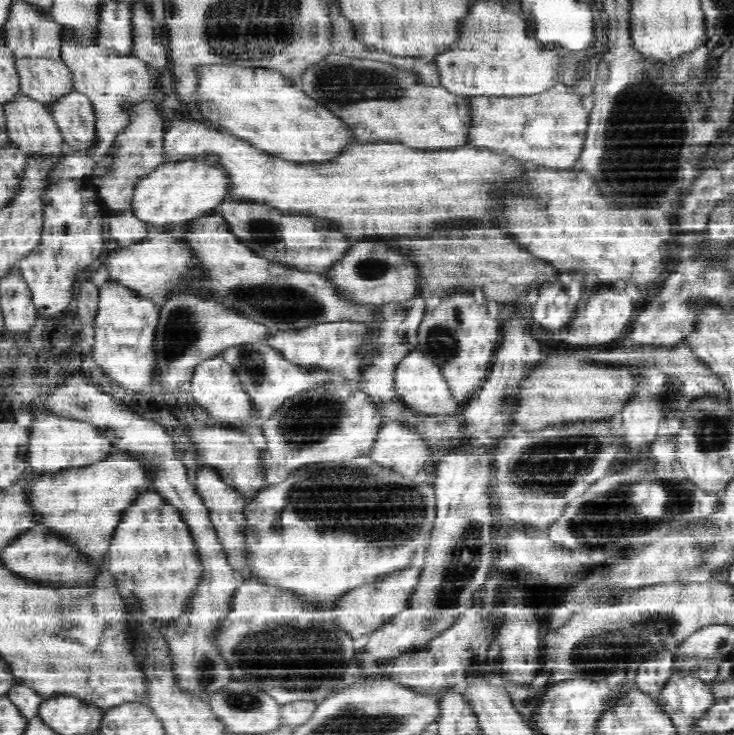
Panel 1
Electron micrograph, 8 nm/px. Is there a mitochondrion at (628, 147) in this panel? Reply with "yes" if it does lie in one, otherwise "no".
yes

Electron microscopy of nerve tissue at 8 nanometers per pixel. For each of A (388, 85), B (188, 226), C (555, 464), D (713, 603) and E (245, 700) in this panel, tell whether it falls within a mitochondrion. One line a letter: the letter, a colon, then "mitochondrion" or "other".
A: mitochondrion
B: other
C: mitochondrion
D: other
E: mitochondrion

